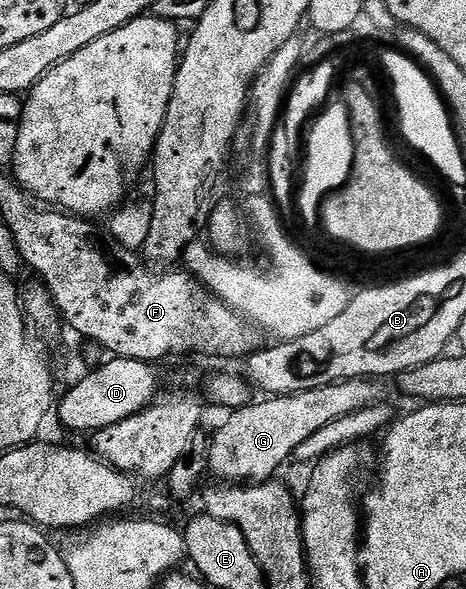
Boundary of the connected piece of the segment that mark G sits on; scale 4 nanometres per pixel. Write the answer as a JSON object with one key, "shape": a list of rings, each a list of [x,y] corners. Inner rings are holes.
{"shape":[[[352,379],[335,386],[314,389],[312,392],[300,392],[297,395],[283,395],[281,397],[265,398],[265,403],[259,401],[251,405],[233,410],[232,415],[220,428],[216,435],[211,436],[208,444],[208,469],[214,476],[225,479],[228,485],[248,485],[253,483],[267,483],[272,475],[303,443],[308,443],[319,431],[327,429],[331,423],[339,419],[355,416],[356,411],[364,410],[379,402],[377,389],[369,380]]]}

